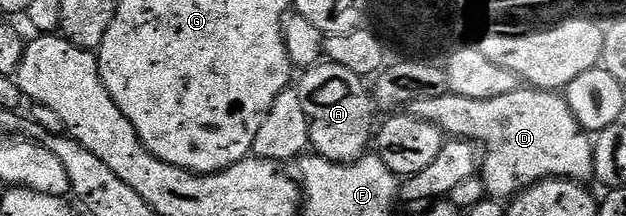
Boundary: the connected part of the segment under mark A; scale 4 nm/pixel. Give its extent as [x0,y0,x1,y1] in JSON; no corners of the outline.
[296,63,376,161]

